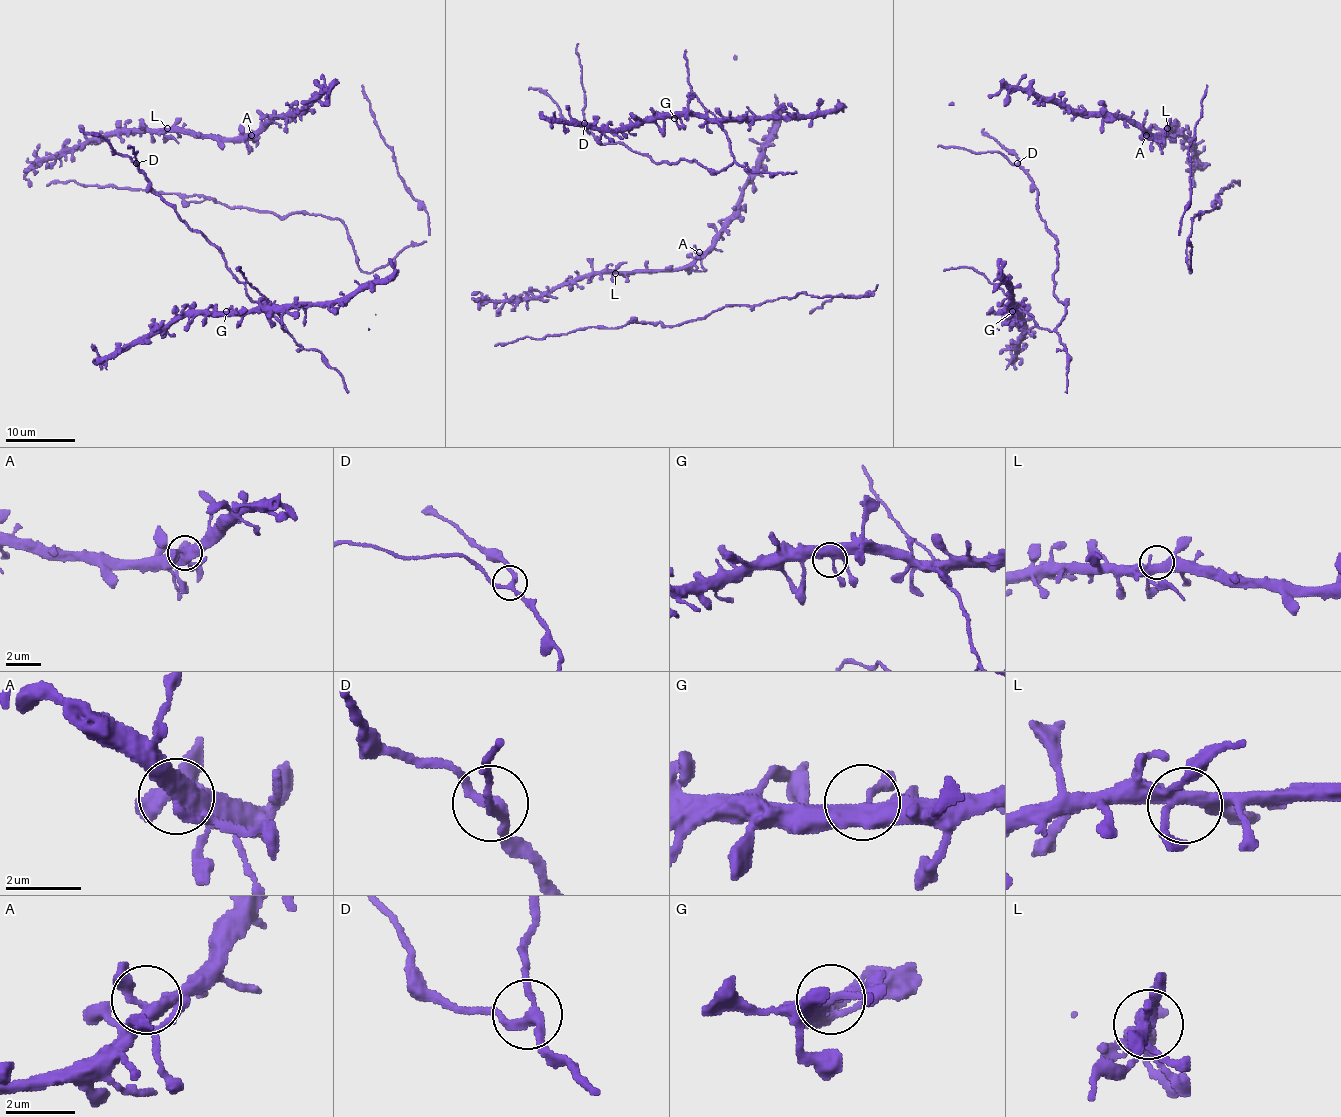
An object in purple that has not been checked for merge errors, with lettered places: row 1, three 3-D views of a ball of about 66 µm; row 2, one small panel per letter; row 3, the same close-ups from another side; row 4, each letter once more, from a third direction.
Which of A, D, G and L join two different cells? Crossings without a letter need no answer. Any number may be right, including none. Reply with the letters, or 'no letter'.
no letter

